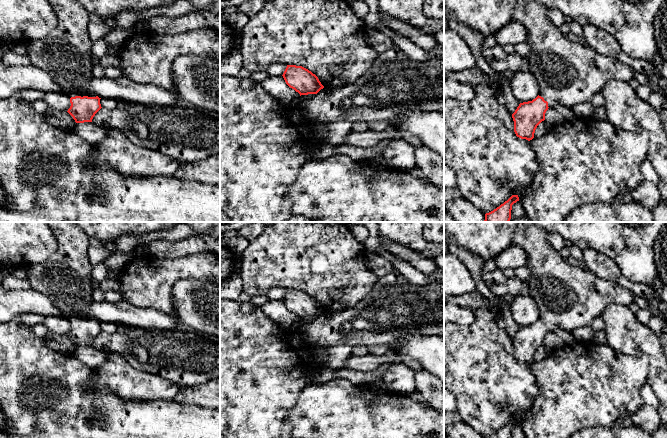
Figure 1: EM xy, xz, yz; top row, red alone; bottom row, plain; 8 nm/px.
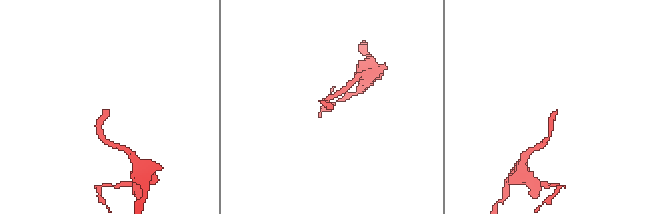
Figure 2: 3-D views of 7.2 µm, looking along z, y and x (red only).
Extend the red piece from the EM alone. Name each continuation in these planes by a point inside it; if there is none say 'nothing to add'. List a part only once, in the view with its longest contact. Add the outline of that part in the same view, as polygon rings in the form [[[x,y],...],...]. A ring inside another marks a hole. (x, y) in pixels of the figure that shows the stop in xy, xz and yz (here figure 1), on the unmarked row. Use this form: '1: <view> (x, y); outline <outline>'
1: xy (65, 278); outline [[[48,222],[48,225],[55,235],[58,249],[46,261],[28,265],[27,280],[32,289],[49,298],[70,322],[96,321],[87,312],[89,304],[93,301],[94,289],[92,265],[88,257],[90,238],[75,222]]]

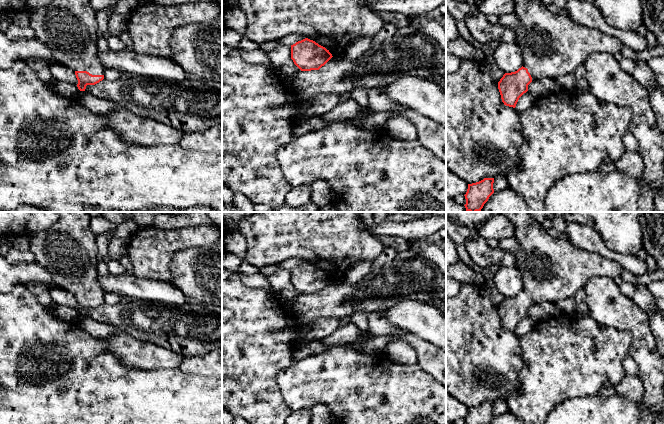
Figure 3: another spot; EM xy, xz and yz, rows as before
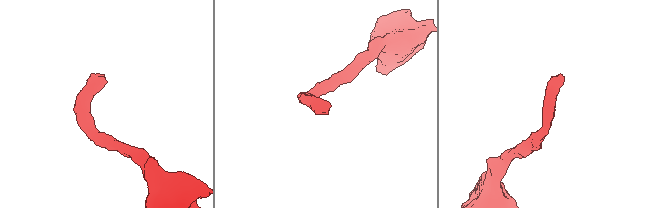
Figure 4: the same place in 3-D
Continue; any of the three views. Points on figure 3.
1: xy (68, 250); outline [[[58,212],[59,220],[45,232],[29,236],[30,250],[35,261],[45,267],[55,278],[57,287],[75,295],[87,295],[92,299],[104,299],[106,291],[97,278],[100,260],[96,236],[90,228],[88,212]]]

